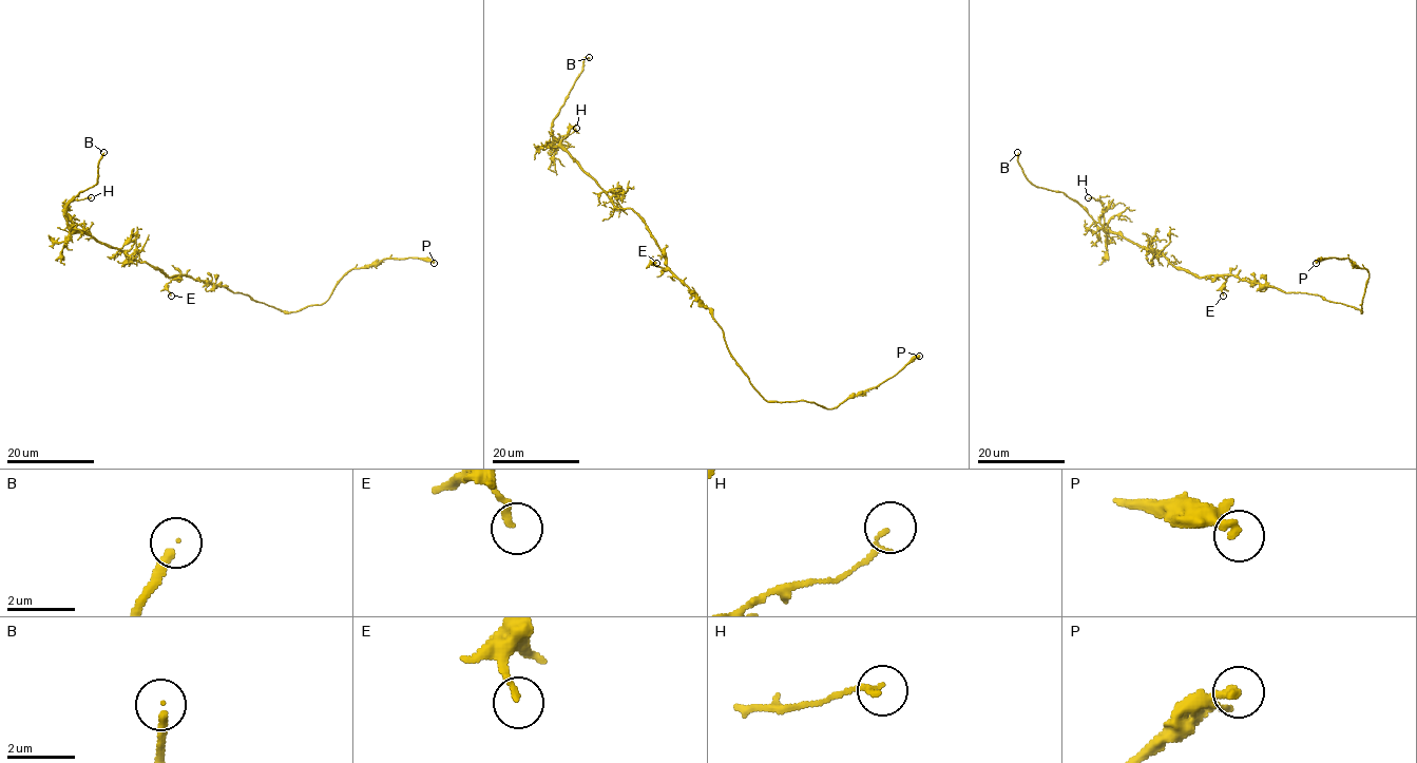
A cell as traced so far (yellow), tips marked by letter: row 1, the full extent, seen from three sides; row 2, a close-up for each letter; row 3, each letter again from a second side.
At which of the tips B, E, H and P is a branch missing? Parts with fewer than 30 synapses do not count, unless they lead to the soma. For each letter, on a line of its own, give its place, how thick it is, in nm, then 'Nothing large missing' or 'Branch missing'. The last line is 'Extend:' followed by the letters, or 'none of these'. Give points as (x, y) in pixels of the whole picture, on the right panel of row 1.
B: Place: (1017, 152). Thickness 200 nm. Branch missing
E: Place: (1223, 296). Thickness 190 nm. Nothing large missing
H: Place: (1088, 197). Thickness 140 nm. Nothing large missing
P: Place: (1316, 263). Thickness 200 nm. Nothing large missing
Extend: B

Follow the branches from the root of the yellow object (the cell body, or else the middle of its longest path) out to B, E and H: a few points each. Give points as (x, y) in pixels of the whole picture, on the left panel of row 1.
B: (199, 280), (188, 274), (169, 277), (68, 225), (65, 208), (96, 183), (97, 164), (103, 152)
E: (199, 280), (177, 274), (168, 285), (171, 296)
H: (199, 280), (169, 277), (78, 233), (68, 223), (64, 206), (91, 197)

